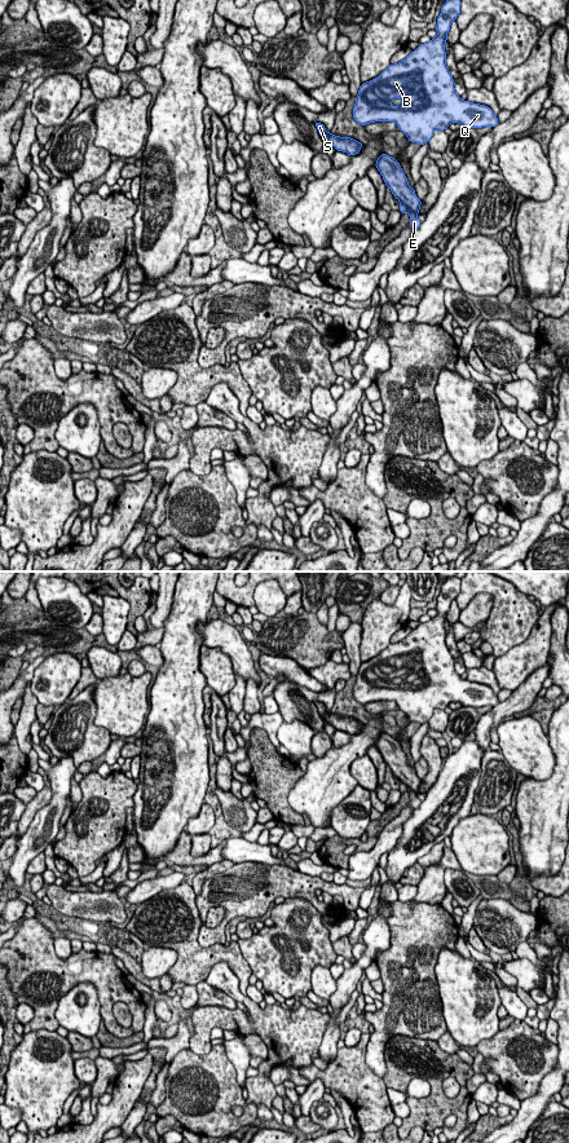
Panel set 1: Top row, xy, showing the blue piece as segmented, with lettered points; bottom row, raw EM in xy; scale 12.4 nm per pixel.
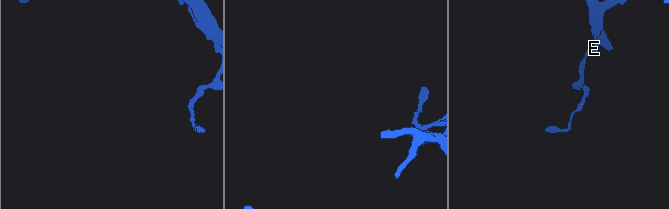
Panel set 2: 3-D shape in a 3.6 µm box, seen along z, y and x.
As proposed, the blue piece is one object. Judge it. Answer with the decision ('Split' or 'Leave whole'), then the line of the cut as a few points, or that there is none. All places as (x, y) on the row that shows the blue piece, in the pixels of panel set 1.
Split. Split along xy (400, 201), (415, 215)

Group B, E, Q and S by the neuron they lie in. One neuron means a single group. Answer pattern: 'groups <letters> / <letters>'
groups B E Q / S

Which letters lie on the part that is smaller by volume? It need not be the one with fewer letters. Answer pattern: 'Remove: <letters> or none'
Remove: S

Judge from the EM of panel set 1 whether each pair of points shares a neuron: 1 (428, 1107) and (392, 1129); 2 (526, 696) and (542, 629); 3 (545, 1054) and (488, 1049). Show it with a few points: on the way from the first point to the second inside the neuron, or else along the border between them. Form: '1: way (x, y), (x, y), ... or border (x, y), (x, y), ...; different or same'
1: border (410, 1129), (417, 1126), (423, 1129); different
2: border (548, 654), (548, 658), (512, 692); different
3: way (530, 1062), (515, 1060), (502, 1053); same

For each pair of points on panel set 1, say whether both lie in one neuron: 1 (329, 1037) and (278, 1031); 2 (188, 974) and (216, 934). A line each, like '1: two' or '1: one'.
1: two
2: two

